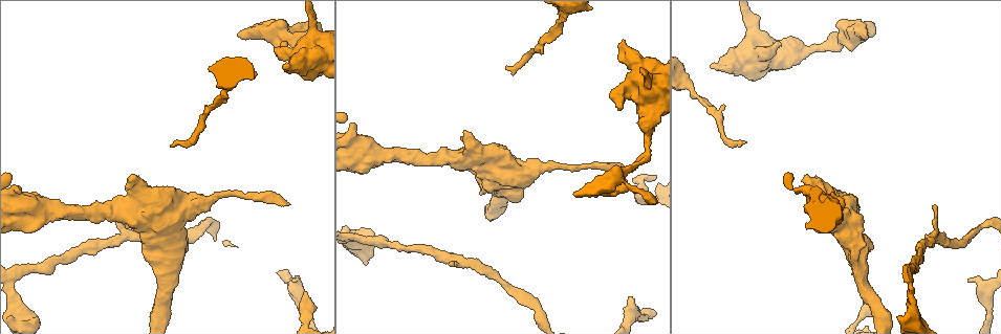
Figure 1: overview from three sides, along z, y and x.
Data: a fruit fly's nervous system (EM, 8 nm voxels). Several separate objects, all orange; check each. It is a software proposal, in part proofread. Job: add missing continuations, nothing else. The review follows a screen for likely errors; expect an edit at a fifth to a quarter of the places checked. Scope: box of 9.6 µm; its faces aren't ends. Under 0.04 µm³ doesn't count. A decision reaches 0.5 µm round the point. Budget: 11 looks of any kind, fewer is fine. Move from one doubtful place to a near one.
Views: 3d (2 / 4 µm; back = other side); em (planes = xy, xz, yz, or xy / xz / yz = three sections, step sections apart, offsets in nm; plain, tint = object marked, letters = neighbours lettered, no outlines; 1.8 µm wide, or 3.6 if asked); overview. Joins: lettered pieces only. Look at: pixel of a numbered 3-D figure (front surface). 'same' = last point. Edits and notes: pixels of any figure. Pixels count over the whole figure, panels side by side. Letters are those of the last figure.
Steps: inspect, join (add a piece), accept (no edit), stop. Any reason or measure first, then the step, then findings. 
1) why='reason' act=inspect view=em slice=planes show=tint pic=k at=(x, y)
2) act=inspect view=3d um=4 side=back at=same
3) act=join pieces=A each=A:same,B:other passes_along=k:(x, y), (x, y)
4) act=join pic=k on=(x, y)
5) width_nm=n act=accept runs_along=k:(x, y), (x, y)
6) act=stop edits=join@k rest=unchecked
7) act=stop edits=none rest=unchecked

why='end of a long branch' act=inspect view=em slice=planes show=letters pic=1 at=(286, 205)

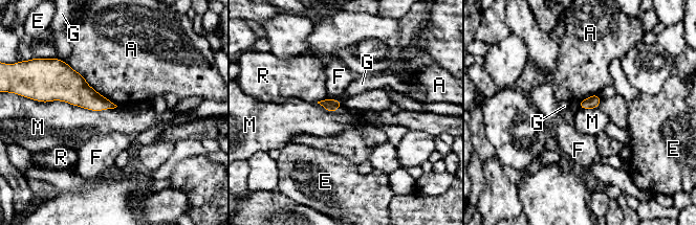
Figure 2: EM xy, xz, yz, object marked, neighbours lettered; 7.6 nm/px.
act=accept each=A:other,E:other,F:other,G:other,M:other,R:other border=2:(39, 100), (91, 110), (117, 106) found='none of them fits'

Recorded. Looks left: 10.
why='tapers out' act=inspect view=em slice=planes show=letters pic=1 at=(172, 146)

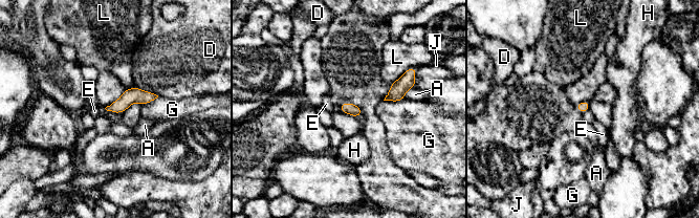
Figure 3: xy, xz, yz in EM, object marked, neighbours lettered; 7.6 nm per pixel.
act=join pieces=G each=A:other,D:other,E:other,G:same,H:other,J:other,L:other passes_along=3:(407, 81), (400, 100), (420, 125) found='the neuron continues'

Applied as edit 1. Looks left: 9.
why='an open end' act=inspect view=3d um=2 side=back pic=1 at=(238, 32)

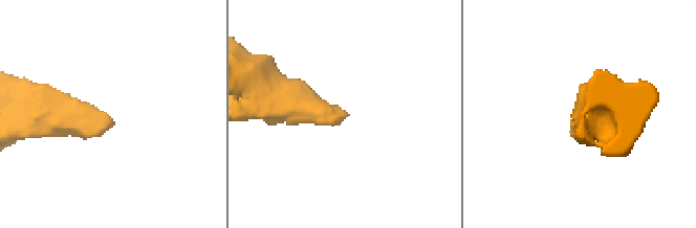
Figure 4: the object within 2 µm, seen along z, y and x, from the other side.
why='need the tissue' act=inspect view=em slice=xz step=8 show=letters pic=4 at=(111, 122)

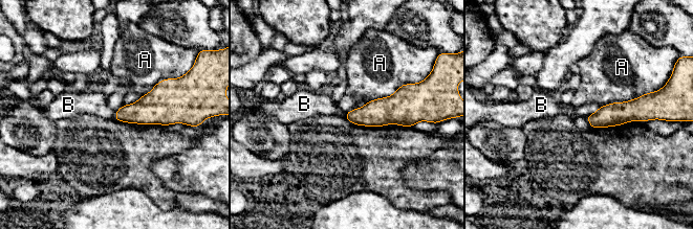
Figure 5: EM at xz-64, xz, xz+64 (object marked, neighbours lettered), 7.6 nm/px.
act=accept each=A:other,B:other border=5:(116, 110), (113, 118) found='no lettered piece goes on from it'

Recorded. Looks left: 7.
act=stop edits=join@3 rest=unchecked

